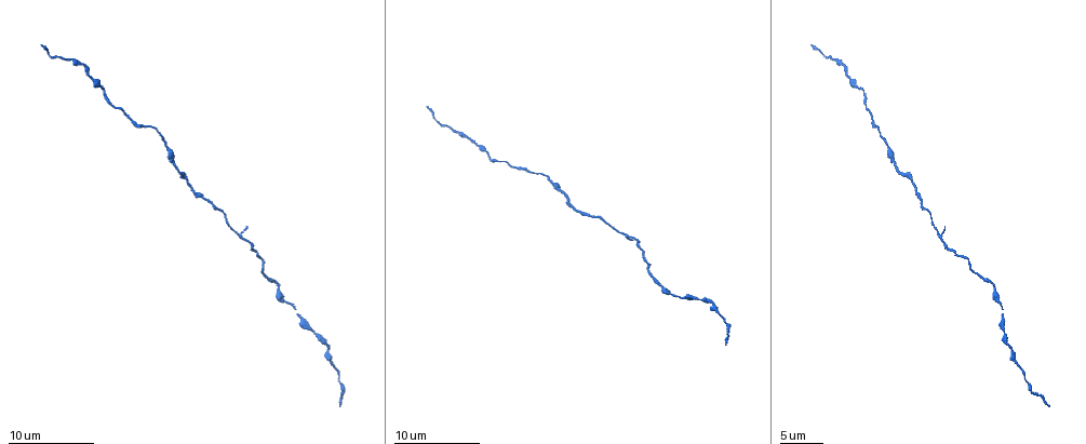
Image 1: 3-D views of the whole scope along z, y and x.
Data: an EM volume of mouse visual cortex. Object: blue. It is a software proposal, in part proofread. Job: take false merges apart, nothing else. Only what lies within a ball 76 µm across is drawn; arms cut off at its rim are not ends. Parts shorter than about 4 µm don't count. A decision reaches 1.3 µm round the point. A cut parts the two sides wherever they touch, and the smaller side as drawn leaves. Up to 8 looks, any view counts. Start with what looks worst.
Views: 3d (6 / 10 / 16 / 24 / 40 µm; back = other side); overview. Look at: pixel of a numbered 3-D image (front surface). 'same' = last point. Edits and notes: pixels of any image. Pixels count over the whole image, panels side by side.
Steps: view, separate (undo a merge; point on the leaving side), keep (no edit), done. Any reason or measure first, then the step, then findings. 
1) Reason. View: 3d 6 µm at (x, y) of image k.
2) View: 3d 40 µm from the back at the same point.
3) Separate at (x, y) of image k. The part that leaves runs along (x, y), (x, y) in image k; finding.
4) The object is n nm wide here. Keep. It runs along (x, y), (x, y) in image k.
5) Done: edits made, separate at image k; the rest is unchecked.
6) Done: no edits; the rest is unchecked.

Narrows sharply. View: 3d 16 µm at (697, 298) of image 1.

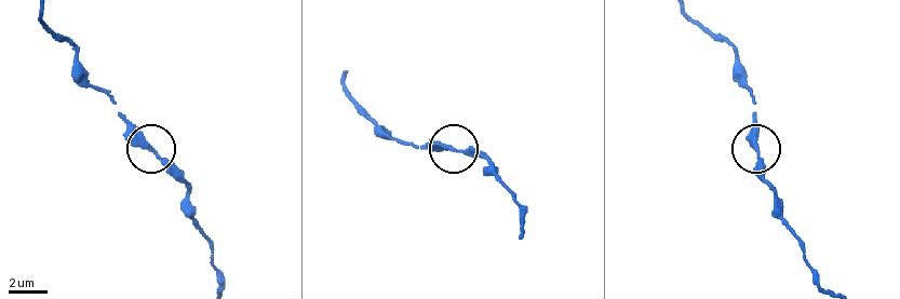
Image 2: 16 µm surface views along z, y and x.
Keep. It runs along (41, 17), (70, 49), (80, 72), (185, 181) in image 2; continuous, no second neuron.

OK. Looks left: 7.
Thick turns thin. View: 3d 6 µm at (486, 154) of image 1.

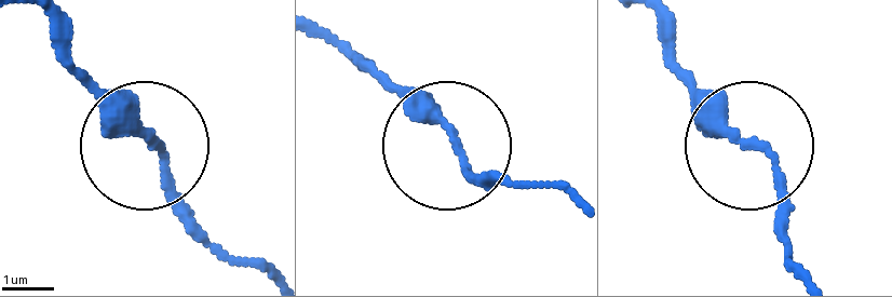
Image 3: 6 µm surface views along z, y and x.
Keep. It runs along (274, 274), (210, 235), (166, 158), (58, 46) in image 3; continuous, no second neuron.

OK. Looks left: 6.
Sudden change in width. View: 3d 10 µm at (284, 300) of image 1.

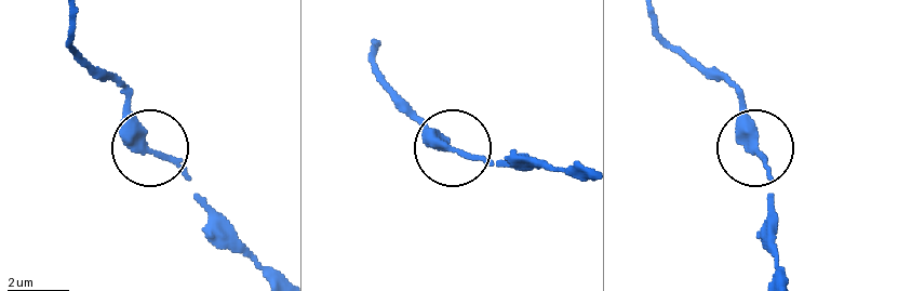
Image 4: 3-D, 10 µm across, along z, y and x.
Keep. It runs along (653, 22), (740, 98), (746, 130), (766, 169), (766, 221) in image 4; all the same neuron.

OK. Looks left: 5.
Thick turns thin. View: 3d 16 µm at (1021, 365) of image 1.

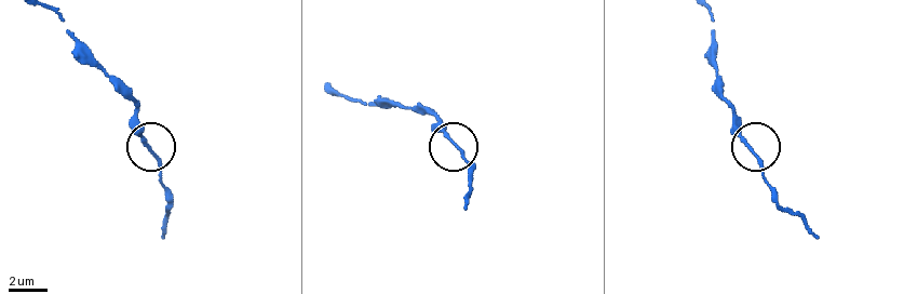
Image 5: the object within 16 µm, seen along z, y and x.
The object is 160 nm wide here. Keep. It runs along (57, 14), (82, 53), (133, 106), (136, 135), (167, 187) in image 5; one neuron here.

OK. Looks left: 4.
Done: no edits; the rest is unchecked.

